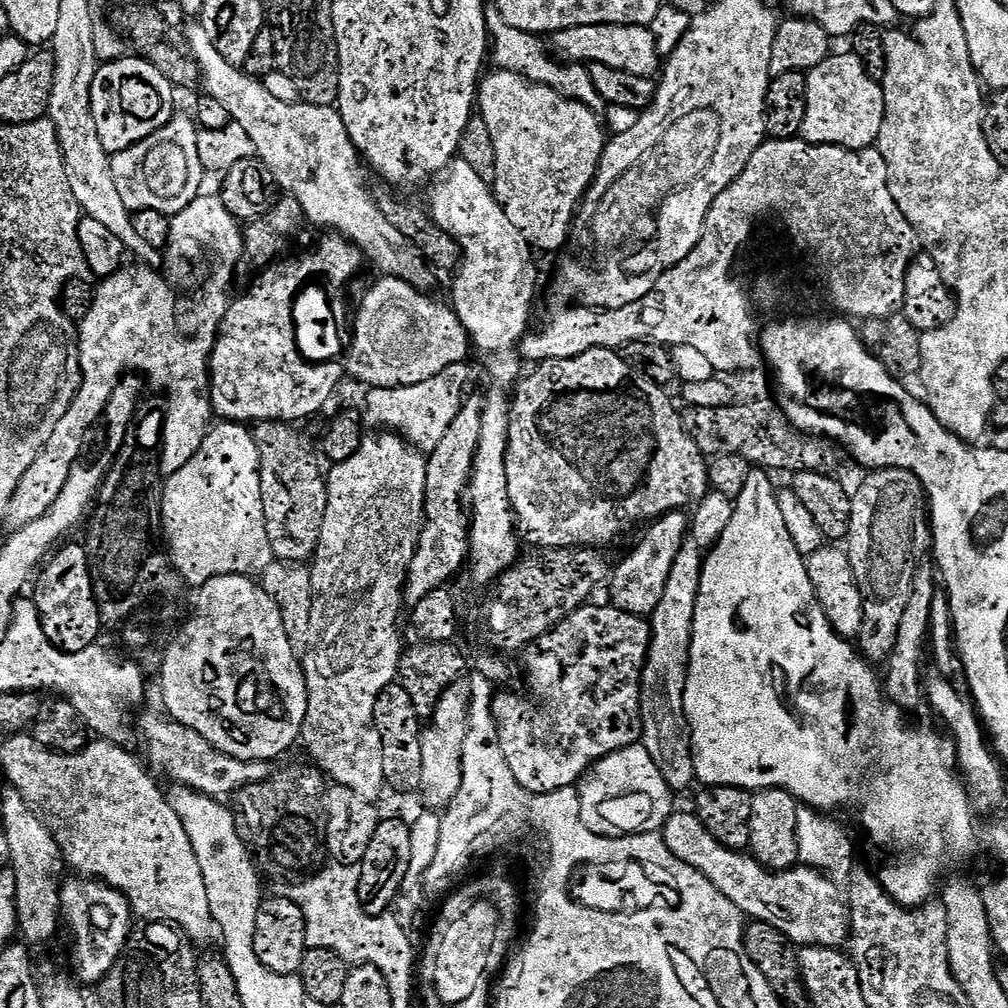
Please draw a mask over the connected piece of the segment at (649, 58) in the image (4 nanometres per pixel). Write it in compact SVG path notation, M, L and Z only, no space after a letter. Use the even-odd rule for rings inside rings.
M599 24L567 28L555 33L551 40L556 47L555 55L561 61L573 60L581 66L599 64L601 68L613 68L626 74L652 78L662 68L662 56L660 60L660 52L656 49L656 36L652 31L651 27L642 24Z

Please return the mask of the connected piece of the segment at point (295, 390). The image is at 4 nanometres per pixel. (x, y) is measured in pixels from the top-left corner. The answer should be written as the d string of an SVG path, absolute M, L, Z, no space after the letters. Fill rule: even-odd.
M299 255L293 258L286 258L277 261L275 264L266 268L260 275L253 292L245 294L241 300L233 299L229 303L228 311L225 312L223 320L220 322L220 330L215 333L214 341L216 345L212 348L212 360L210 358L210 375L212 378L212 410L213 413L221 421L224 422L235 422L243 424L245 426L255 426L257 424L266 424L269 422L279 422L281 424L295 425L296 420L308 420L311 416L316 416L324 407L328 404L328 399L336 392L336 387L341 386L344 377L340 374L340 364L337 368L308 368L308 364L302 353L299 352L298 346L296 345L296 328L293 320L294 304L297 300L297 294L299 289L292 288L292 284L302 284L312 280L312 276L304 276L304 280L288 280L288 276L284 276L284 272L288 272L288 268L300 268L300 264L304 264L304 255Z

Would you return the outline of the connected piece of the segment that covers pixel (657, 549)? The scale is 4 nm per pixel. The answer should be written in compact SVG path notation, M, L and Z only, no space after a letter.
M673 510L657 519L644 536L644 541L620 564L620 577L616 580L618 607L632 615L647 617L660 604L670 572L682 546L690 536L689 517L680 510Z

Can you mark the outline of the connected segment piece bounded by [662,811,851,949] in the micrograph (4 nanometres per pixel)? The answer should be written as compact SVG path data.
M677 811L664 825L662 835L666 846L677 861L701 872L745 917L774 926L800 948L840 948L849 941L849 907L841 889L827 876L805 866L797 866L787 872L765 868L755 856L728 848L715 840L699 816L688 812Z

